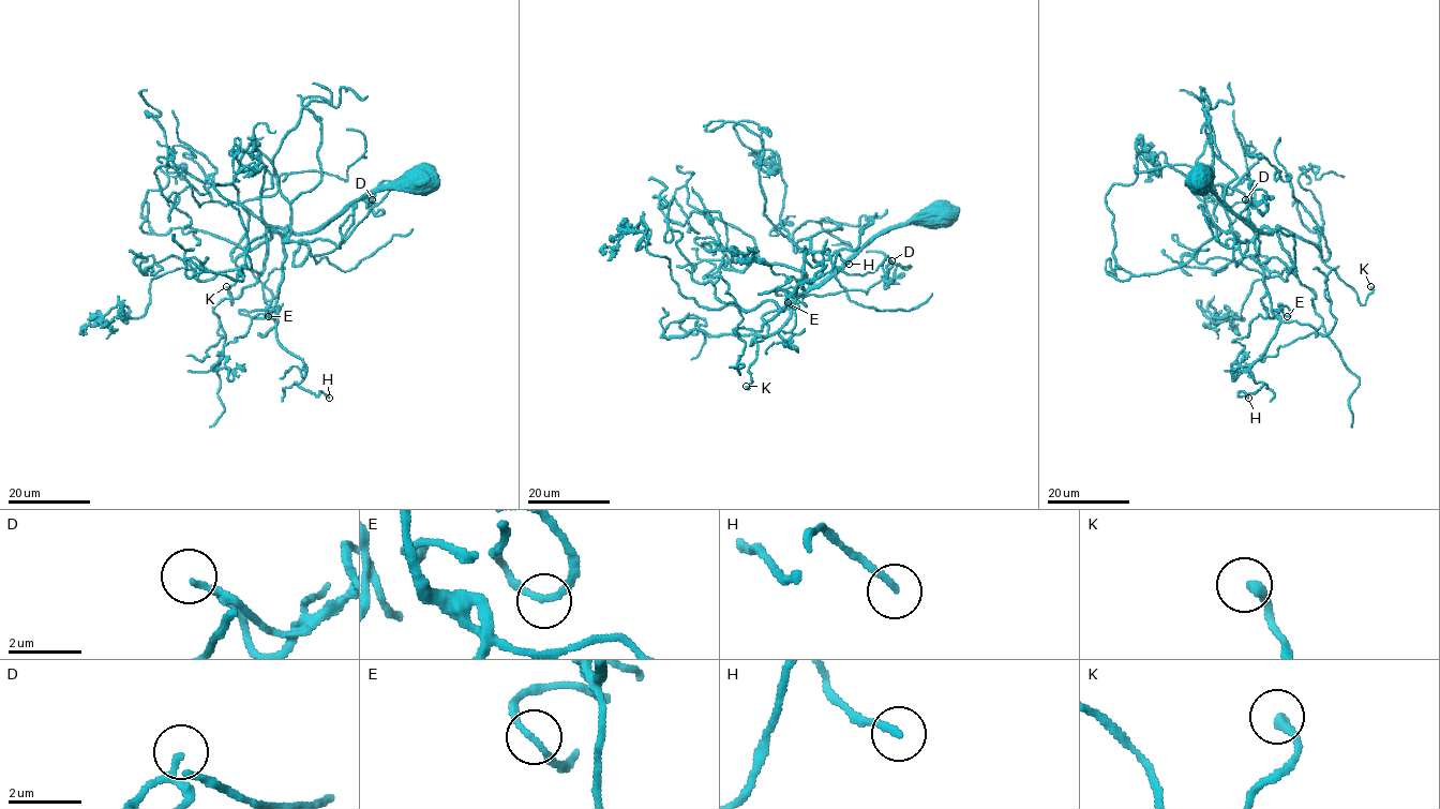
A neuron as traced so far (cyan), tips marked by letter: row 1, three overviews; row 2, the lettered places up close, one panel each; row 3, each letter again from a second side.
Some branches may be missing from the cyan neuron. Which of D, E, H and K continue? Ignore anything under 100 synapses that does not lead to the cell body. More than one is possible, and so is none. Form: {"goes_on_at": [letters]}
{"goes_on_at": []}

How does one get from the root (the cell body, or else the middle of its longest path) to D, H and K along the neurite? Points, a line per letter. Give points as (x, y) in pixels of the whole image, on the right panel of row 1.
D: (1199, 179), (1268, 228), (1236, 241), (1254, 255), (1257, 230), (1241, 213), (1251, 181), (1268, 196), (1245, 199)
H: (1199, 179), (1269, 230), (1255, 250), (1280, 325), (1250, 368), (1262, 386), (1238, 393), (1248, 398)
K: (1199, 179), (1258, 230), (1283, 227), (1309, 241), (1363, 305), (1373, 290), (1370, 286)

